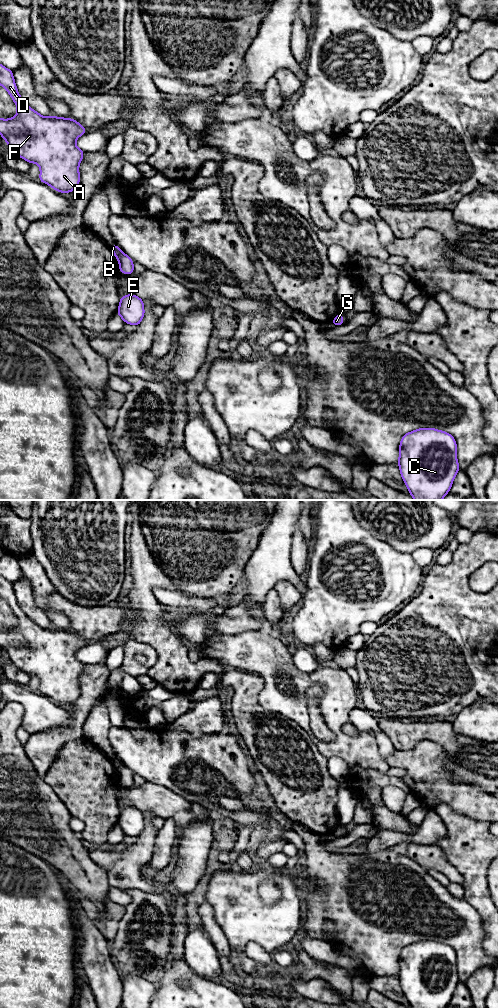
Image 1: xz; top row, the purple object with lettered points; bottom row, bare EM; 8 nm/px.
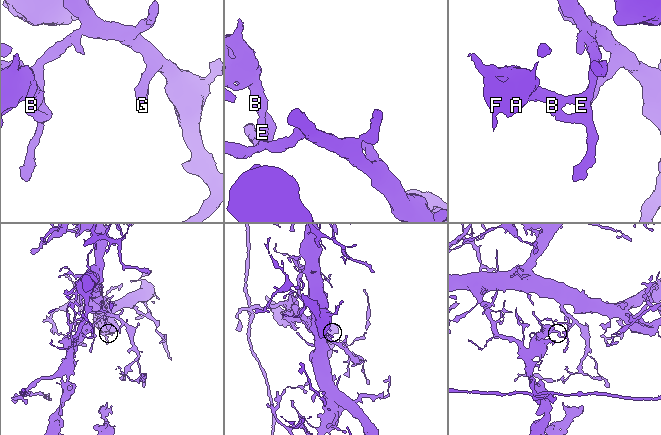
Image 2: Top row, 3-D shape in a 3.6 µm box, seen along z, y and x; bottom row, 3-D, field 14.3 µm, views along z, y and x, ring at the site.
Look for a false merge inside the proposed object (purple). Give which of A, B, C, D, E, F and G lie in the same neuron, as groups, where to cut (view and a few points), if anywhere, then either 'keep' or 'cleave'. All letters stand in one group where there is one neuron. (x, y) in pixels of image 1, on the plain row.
groups A D F / B C E G; cut xz (122, 764), (118, 772); cleave

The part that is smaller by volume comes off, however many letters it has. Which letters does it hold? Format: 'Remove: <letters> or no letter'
Remove: A, D, F

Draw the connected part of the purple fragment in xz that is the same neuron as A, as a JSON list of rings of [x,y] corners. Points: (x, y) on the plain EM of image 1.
[[[1,576],[0,597],[7,602],[17,618],[17,626],[13,630],[0,630],[0,647],[15,666],[30,676],[39,677],[40,694],[61,705],[72,704],[80,695],[79,676],[85,665],[76,658],[76,651],[84,647],[87,641],[72,630],[43,629],[30,620],[18,605],[13,583]]]

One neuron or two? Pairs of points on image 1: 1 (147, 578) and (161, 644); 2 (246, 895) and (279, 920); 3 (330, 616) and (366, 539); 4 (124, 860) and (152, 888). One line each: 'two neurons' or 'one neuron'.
1: one neuron
2: one neuron
3: one neuron
4: one neuron

